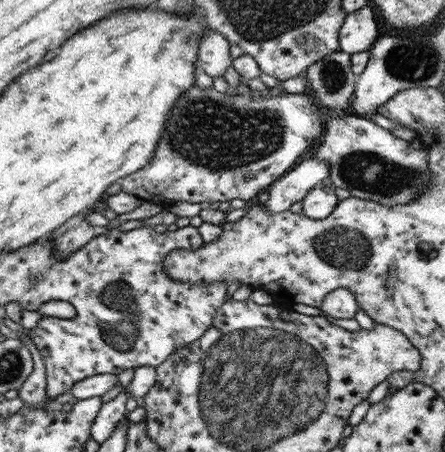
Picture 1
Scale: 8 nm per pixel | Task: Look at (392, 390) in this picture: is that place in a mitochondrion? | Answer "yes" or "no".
no

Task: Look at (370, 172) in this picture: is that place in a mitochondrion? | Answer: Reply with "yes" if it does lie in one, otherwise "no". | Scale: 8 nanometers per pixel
yes

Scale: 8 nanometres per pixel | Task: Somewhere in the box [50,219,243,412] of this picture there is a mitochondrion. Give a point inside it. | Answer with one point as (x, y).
(123, 335)

